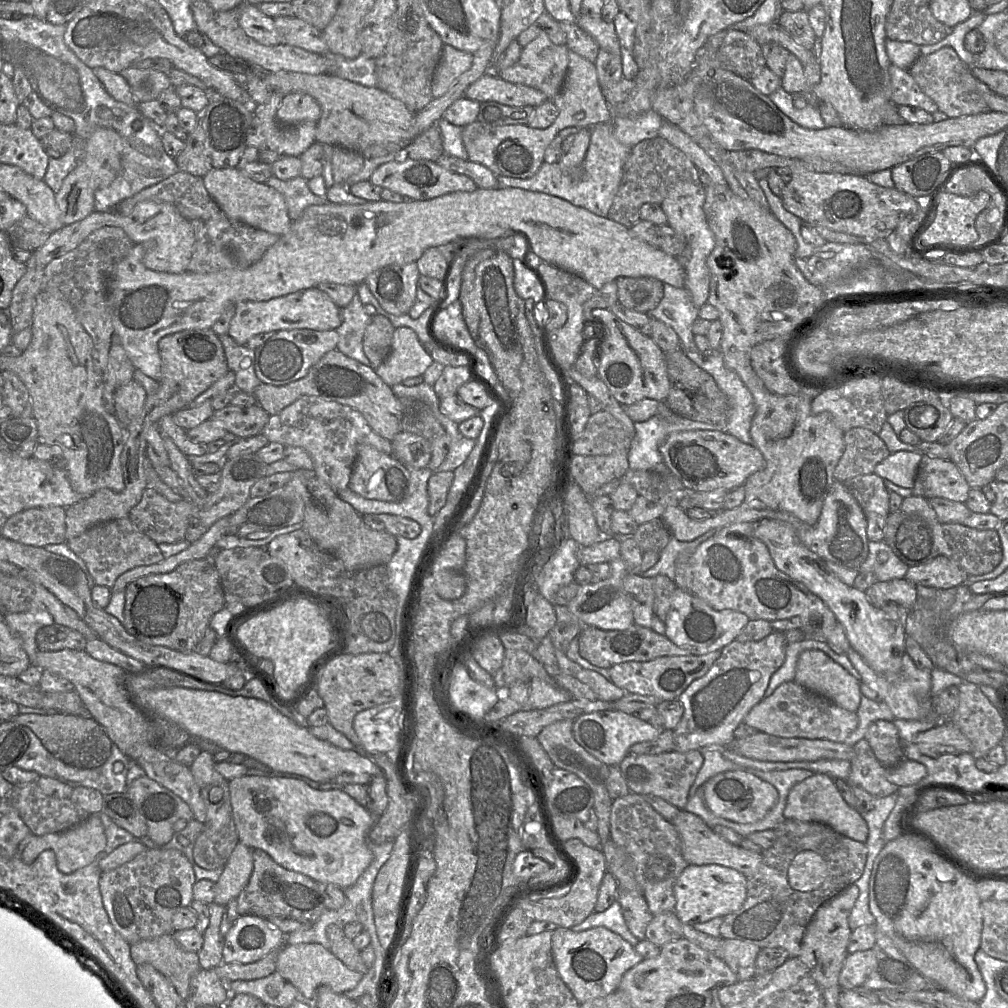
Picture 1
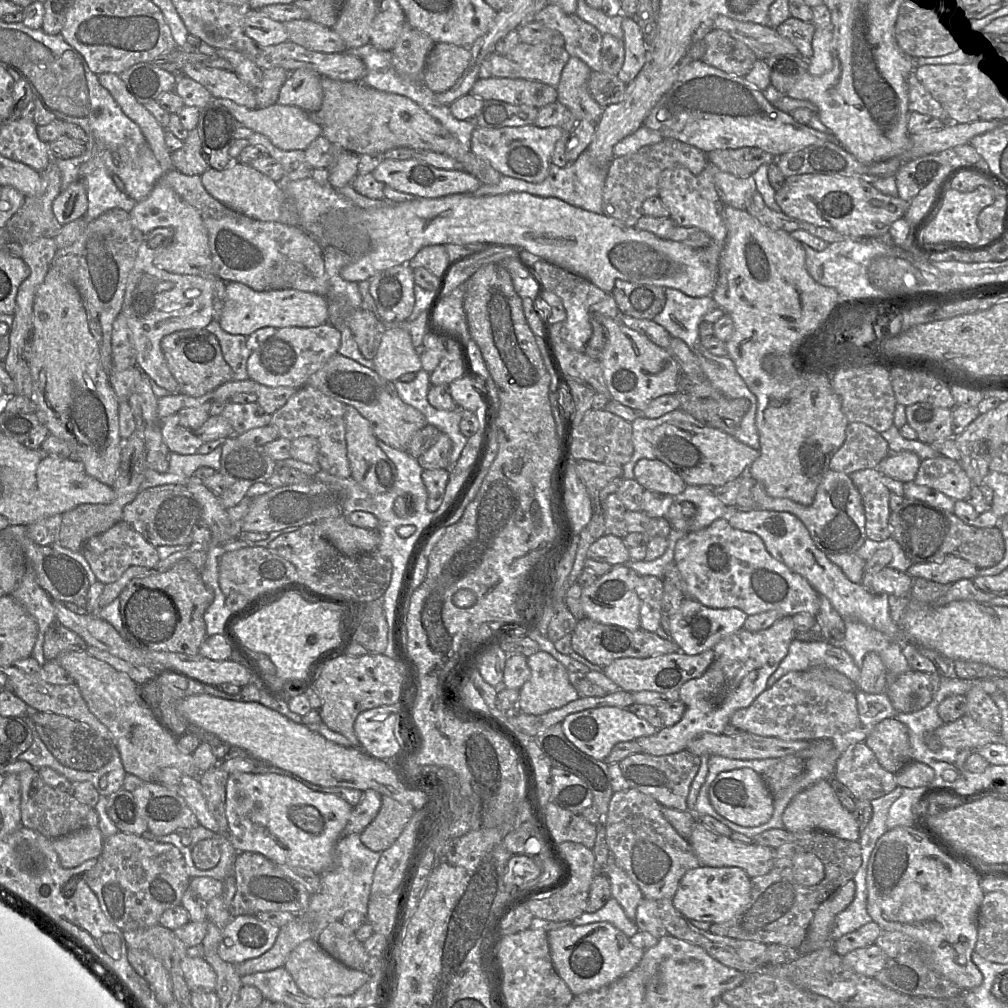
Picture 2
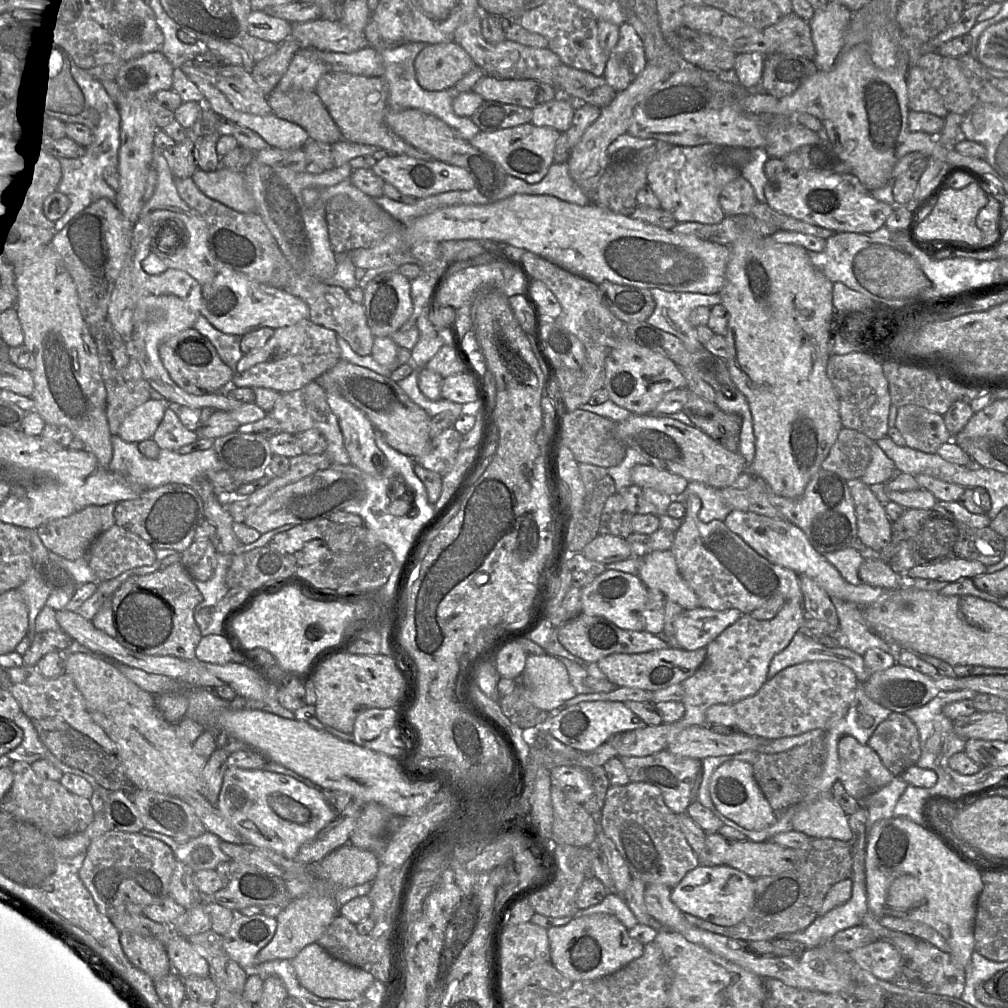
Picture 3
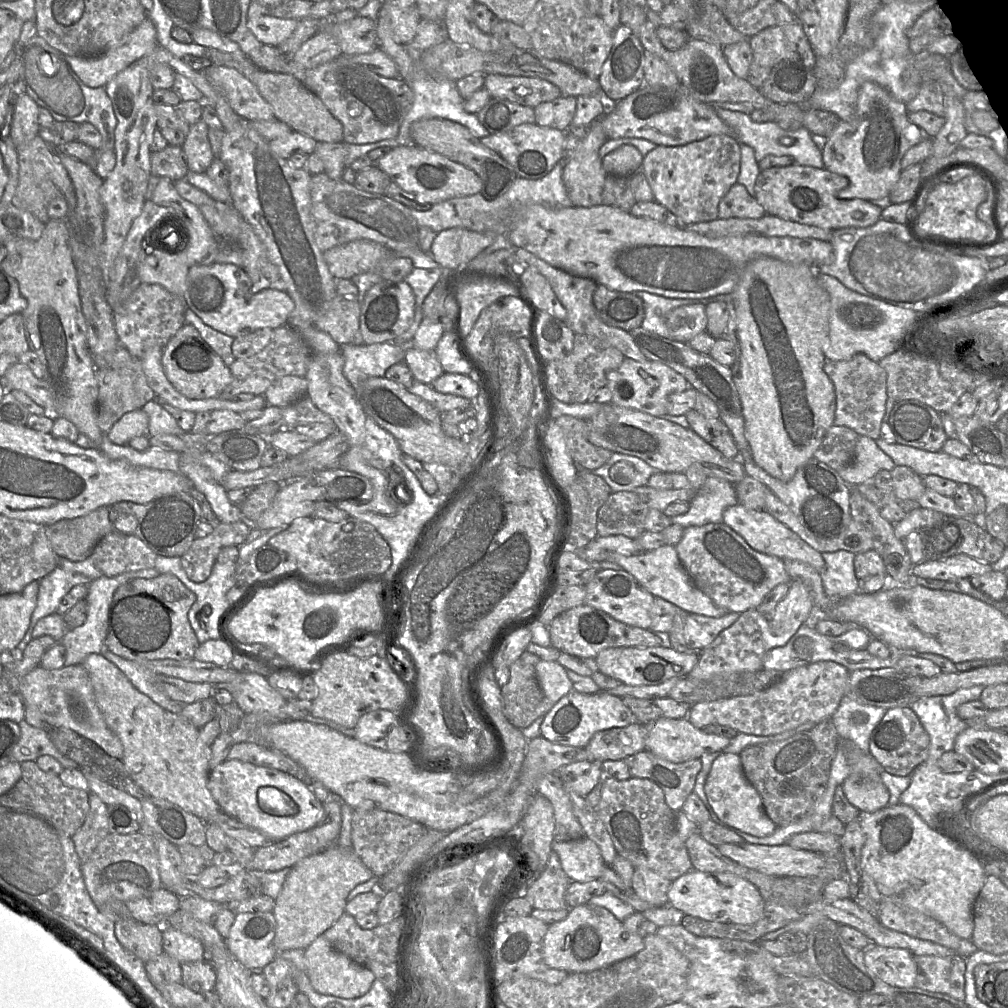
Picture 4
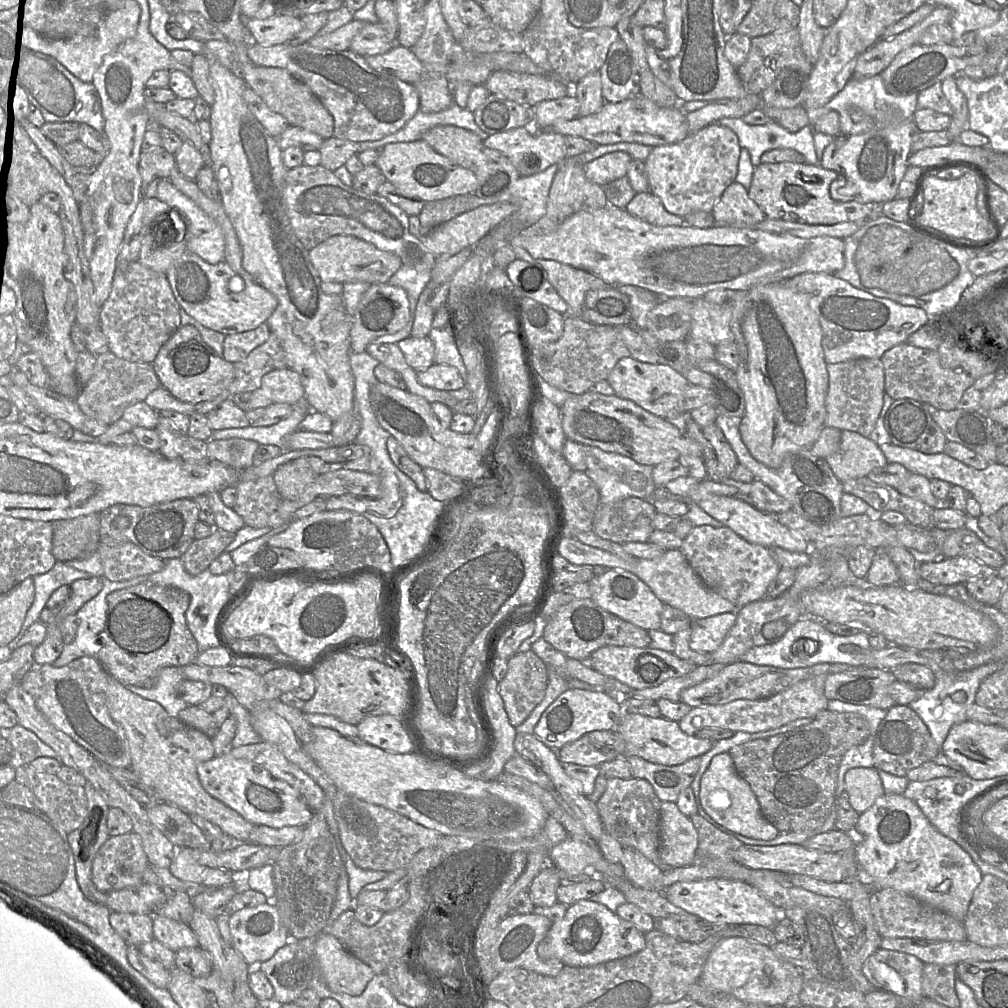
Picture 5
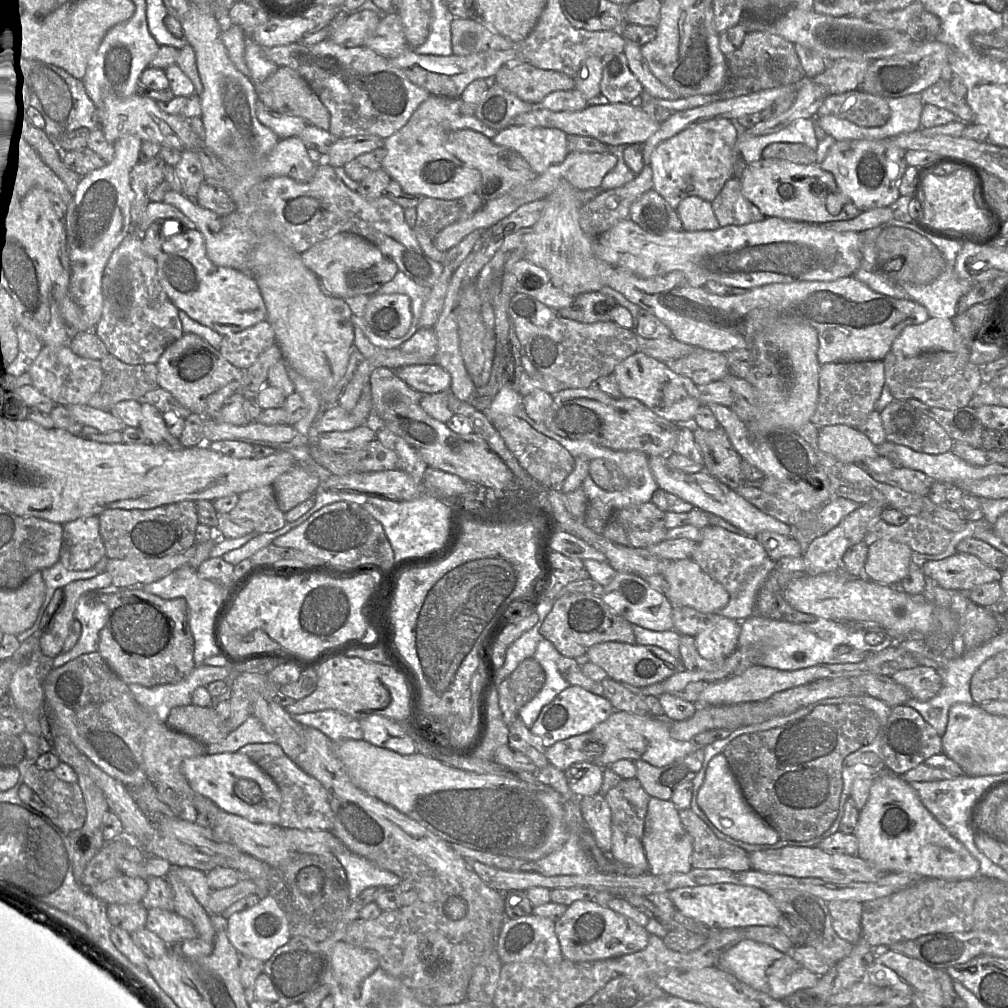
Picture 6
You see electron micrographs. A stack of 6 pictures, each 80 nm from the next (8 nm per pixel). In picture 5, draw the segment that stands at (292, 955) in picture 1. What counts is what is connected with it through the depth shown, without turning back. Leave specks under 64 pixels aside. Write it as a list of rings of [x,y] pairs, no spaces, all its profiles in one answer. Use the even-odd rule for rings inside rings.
[[[330,933],[315,938],[314,955],[328,988],[335,993],[360,996],[375,975]]]

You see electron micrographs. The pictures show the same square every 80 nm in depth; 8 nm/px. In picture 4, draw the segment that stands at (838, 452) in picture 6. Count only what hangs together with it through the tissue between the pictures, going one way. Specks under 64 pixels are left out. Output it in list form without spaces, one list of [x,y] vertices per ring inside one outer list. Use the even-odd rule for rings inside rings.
[[[859,435],[853,461],[837,472],[850,487],[856,487],[863,483],[873,484],[872,478],[878,472],[891,470],[895,466],[891,457],[879,448],[874,439]]]

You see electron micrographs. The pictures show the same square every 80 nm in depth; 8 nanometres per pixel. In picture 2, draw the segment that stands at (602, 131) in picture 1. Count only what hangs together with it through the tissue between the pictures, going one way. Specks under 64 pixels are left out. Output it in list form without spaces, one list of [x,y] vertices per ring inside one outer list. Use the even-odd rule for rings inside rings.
[[[586,149],[575,161],[568,162],[564,167],[551,163],[547,177],[540,183],[532,183],[502,175],[500,181],[496,185],[481,185],[476,191],[470,194],[474,196],[485,196],[509,192],[527,192],[541,197],[556,197],[570,205],[600,214],[602,213],[602,194],[607,172],[608,167],[597,166]]]

